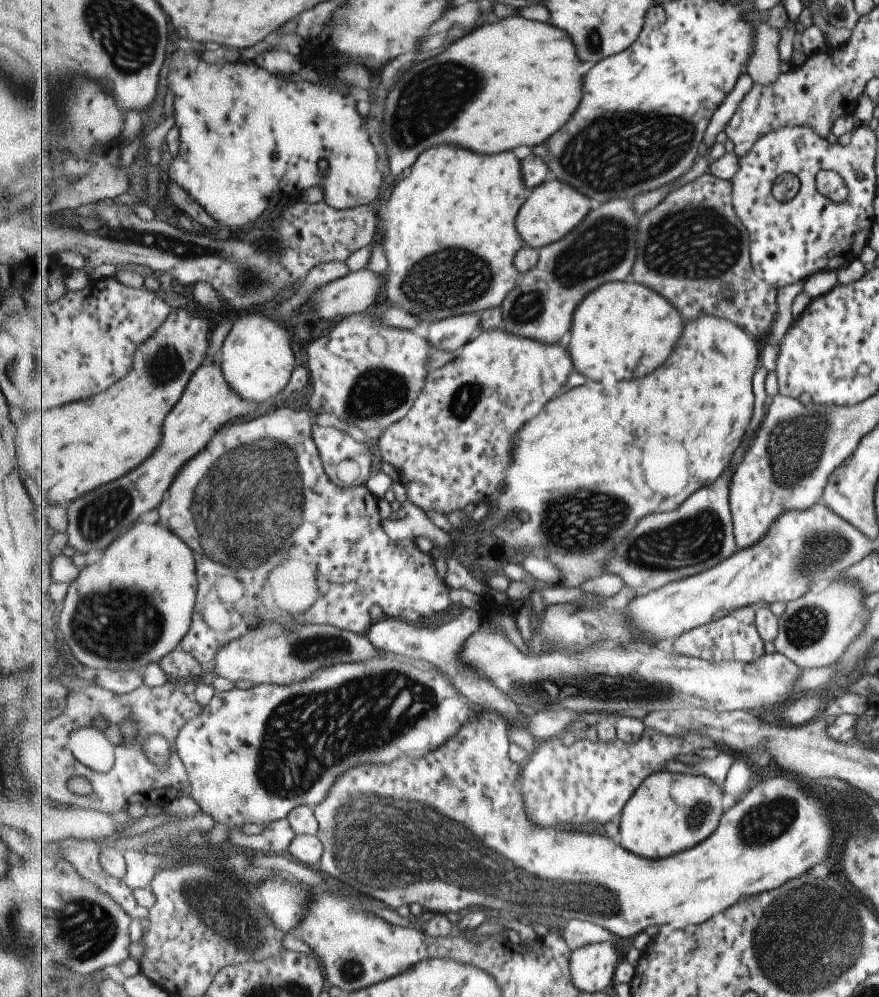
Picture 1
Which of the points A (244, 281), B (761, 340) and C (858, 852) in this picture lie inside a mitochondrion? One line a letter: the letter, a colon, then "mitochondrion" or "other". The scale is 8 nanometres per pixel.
A: mitochondrion
B: other
C: mitochondrion

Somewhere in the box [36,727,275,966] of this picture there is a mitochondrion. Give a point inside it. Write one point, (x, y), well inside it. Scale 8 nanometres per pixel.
(84, 928)

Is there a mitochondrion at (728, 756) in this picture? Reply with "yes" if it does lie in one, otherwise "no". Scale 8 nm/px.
no

